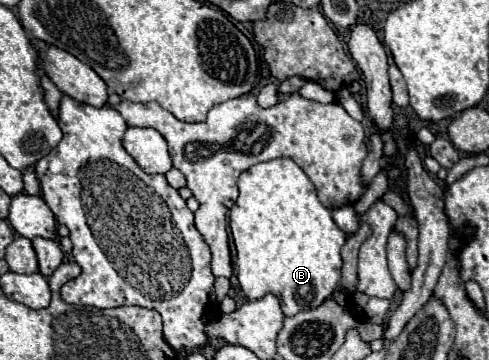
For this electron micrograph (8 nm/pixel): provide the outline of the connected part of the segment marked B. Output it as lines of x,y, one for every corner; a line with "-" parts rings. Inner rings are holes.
292,158
260,162
240,174
238,190
240,196
230,208
230,230
236,244
236,276
246,298
256,300
272,292
280,298
286,316
318,308
340,282
340,248
346,242
346,234
334,224
332,212
320,204
306,172

